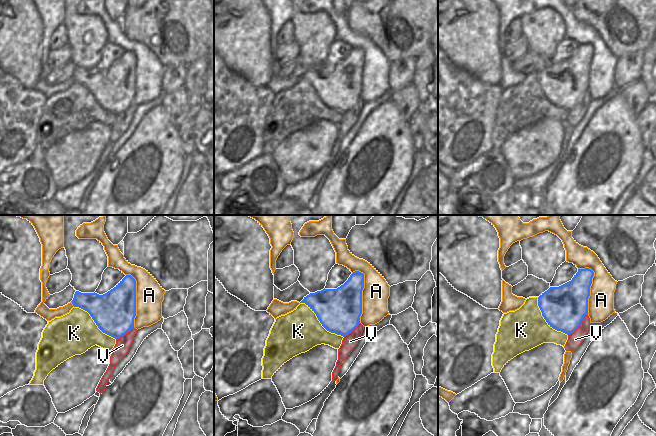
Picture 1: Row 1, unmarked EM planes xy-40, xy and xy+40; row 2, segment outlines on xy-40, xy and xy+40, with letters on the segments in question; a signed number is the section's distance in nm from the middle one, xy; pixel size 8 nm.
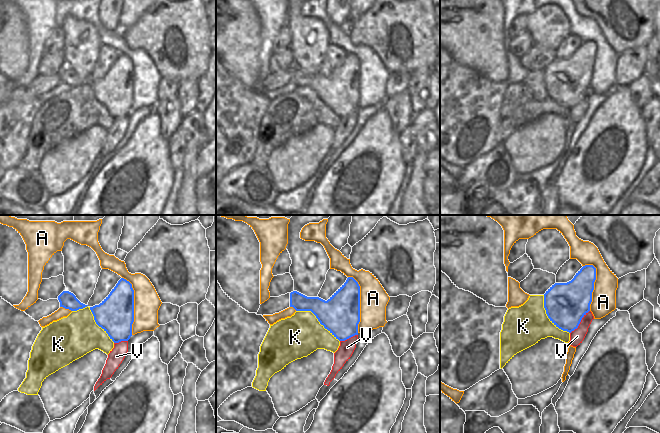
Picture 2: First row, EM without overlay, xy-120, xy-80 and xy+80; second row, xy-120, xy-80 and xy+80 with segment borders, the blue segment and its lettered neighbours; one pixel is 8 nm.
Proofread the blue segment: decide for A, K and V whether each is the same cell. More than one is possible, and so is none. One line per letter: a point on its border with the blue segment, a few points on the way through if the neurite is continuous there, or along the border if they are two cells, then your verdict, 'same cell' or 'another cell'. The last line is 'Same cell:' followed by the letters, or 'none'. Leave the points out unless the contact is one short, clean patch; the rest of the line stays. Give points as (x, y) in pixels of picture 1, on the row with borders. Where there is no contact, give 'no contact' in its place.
A: meets blue in xy at (361, 294); another cell
K: meets blue in xy at (320, 322); another cell
V: meets blue in xy+40 at (579, 325); another cell
Same cell: none

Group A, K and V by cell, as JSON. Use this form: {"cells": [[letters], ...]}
{"cells": [["A"], ["K"], ["V"]]}

